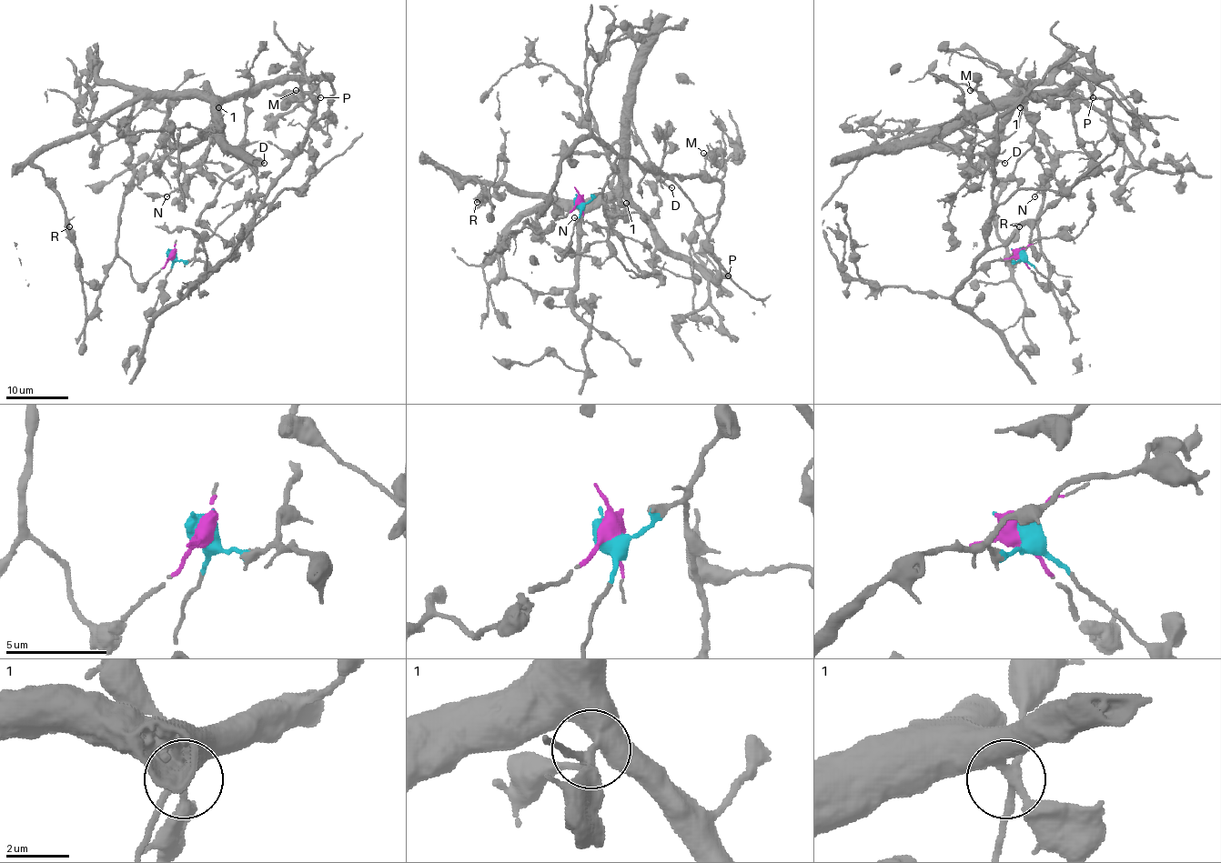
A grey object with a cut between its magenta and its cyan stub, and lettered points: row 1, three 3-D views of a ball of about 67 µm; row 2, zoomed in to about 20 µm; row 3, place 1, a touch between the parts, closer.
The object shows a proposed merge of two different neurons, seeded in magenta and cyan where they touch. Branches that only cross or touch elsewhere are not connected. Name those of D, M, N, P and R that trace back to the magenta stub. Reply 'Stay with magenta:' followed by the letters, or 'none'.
Stay with magenta: D, N, R

